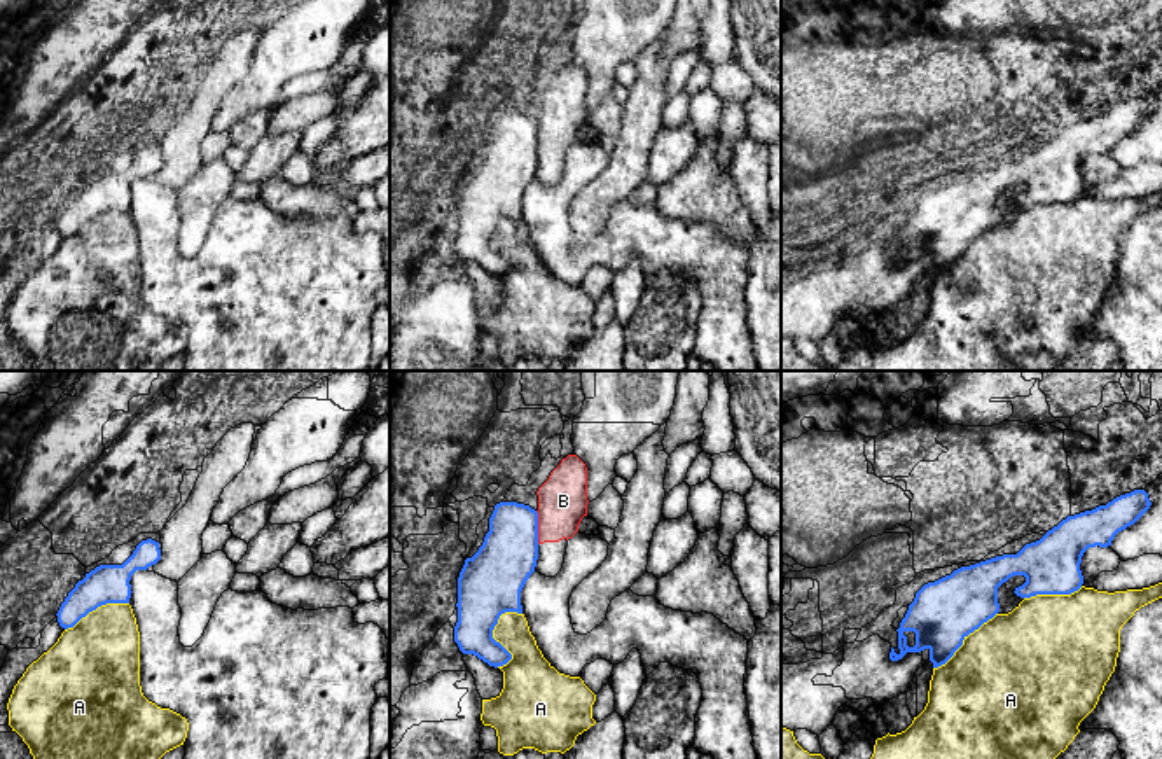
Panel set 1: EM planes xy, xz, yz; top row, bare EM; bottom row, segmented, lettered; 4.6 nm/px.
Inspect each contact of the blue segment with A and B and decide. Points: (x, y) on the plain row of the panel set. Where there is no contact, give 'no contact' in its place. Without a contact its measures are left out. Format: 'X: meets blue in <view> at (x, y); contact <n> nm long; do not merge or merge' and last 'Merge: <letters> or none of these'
A: meets blue in xz at (491, 242); contact 280 nm long; do not merge
B: meets blue in xz at (537, 135); contact 150 nm long; do not merge
Merge: none of these

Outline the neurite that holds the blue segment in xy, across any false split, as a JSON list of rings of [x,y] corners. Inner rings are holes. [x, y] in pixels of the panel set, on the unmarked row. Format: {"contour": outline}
{"contour": [[[142,149],[122,173],[100,173],[68,201],[58,219],[61,236],[73,236],[82,226],[107,212],[129,212],[131,184],[161,168],[159,150]]]}

